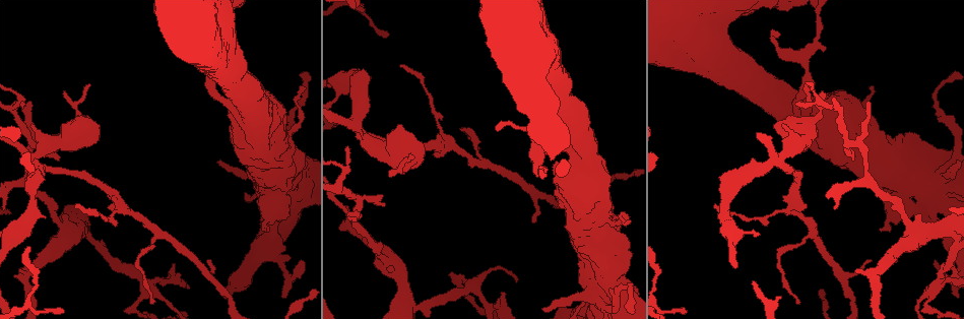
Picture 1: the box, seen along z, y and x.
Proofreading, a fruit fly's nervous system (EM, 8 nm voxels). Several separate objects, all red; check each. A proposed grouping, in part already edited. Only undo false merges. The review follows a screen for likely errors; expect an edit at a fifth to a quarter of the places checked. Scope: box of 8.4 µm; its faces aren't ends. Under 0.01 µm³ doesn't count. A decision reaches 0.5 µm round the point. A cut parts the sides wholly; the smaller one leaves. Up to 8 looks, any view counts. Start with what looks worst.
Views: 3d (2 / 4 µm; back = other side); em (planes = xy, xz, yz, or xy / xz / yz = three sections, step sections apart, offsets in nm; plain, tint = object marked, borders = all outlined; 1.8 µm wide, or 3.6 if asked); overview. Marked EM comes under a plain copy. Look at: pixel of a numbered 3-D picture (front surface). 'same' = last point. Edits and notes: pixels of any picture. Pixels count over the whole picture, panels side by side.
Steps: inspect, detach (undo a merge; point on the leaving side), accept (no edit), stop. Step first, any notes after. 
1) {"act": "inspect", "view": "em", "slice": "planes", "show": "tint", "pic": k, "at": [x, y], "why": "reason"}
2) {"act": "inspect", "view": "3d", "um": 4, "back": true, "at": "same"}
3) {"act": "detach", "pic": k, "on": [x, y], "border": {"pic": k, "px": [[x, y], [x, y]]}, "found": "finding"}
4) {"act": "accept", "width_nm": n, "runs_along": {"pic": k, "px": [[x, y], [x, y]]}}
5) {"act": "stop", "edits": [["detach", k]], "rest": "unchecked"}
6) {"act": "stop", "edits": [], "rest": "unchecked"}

{"act": "inspect", "view": "em", "slice": "yz", "step": 8, "show": "tint", "pic": 1, "at": [354, 210]}

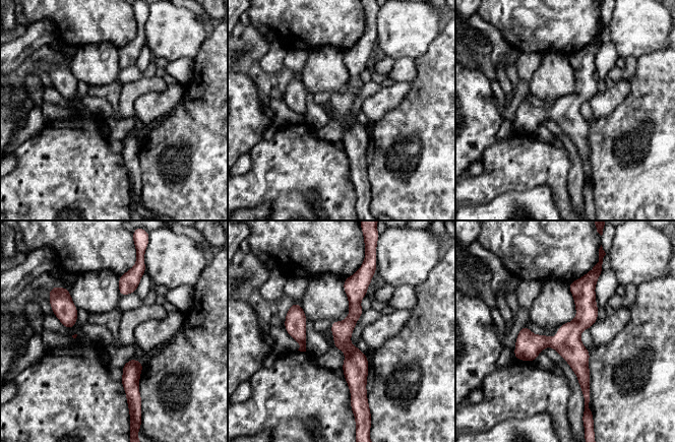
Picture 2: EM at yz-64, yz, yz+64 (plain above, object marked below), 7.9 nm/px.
{"act": "inspect", "view": "em", "slice": "xz", "step": 16, "show": "tint", "at": "same", "why": "cut it another way"}

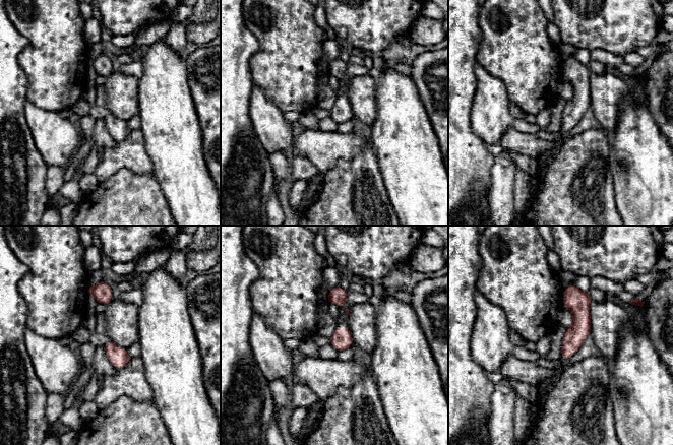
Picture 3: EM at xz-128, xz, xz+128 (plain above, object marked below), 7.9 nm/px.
{"act": "accept", "width_nm": 110, "runs_along": {"pic": 3, "px": [[571, 287], [578, 331], [564, 356]]}, "found": "one neuron here"}

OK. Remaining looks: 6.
{"act": "inspect", "view": "3d", "um": 2, "pic": 1, "at": [359, 131], "why": "four arms meet"}

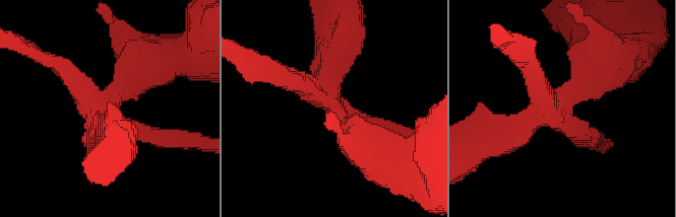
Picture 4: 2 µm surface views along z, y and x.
{"act": "inspect", "view": "em", "slice": "planes", "show": "tint", "pic": 4, "at": [558, 110], "arms": 4, "why": "need the tissue"}

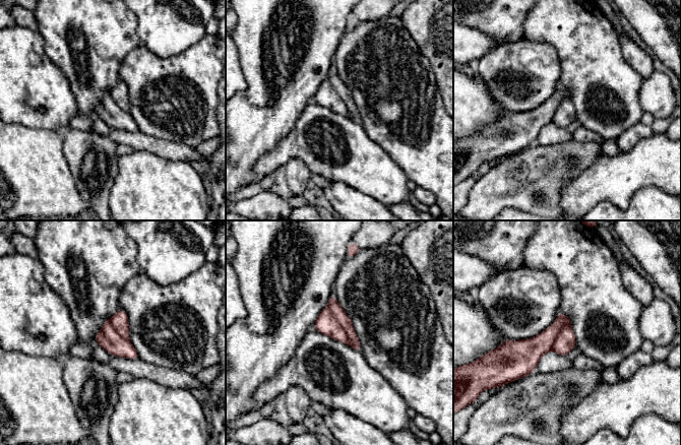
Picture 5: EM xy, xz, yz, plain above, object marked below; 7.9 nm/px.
{"act": "detach", "pic": 5, "on": [326, 324], "width_nm": 240, "border": {"pic": 5, "px": [[326, 307], [345, 330], [350, 343]]}, "found": "two neurons meet here"}

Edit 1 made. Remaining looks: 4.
{"act": "inspect", "view": "em", "um": 3.6, "slice": "xz", "step": 4, "show": "borders", "pic": 1, "at": [571, 147]}

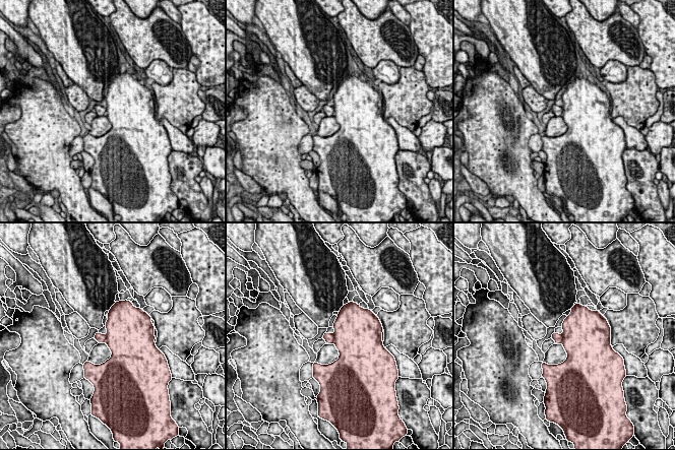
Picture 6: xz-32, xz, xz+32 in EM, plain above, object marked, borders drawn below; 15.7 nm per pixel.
{"act": "detach", "pic": 6, "on": [329, 338], "width_nm": 500, "found": "two neurons meet here"}

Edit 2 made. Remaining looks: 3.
{"act": "stop", "edits": [["detach", 5], ["detach", 6]], "rest": "unchecked"}

